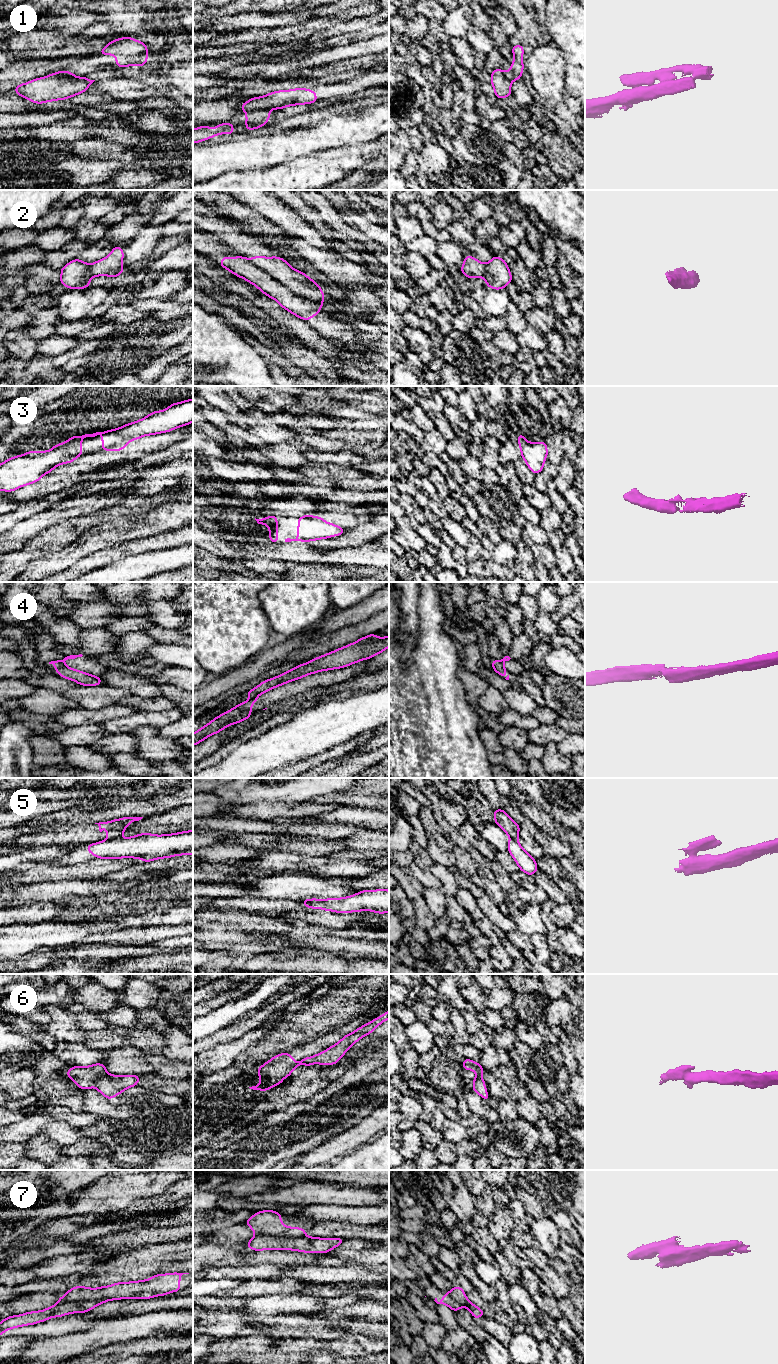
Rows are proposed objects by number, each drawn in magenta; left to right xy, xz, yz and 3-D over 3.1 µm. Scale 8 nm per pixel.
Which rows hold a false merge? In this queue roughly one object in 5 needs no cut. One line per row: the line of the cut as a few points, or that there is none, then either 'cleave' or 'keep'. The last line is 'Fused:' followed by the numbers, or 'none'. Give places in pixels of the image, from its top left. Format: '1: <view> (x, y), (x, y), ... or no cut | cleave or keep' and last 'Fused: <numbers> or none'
1: xz (269, 109), (255, 109), (246, 112) | cleave
2: xz (249, 259), (257, 267), (268, 272), (295, 294), (321, 304) | cleave
3: no cut | keep
4: xz (257, 695), (252, 698) | cleave
5: xy (118, 837), (107, 840) | cleave
6: xy (105, 1074), (95, 1082) | cleave
7: xy (105, 1300), (72, 1300), (57, 1303) | cleave
Fused: 1, 2, 4, 5, 6, 7

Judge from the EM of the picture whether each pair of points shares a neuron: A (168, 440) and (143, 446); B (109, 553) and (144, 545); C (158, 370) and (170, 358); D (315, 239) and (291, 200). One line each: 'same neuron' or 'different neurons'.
A: same neuron
B: same neuron
C: same neuron
D: different neurons

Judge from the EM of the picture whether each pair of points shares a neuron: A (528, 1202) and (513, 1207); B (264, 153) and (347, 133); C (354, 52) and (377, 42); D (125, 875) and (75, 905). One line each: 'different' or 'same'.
A: different
B: same
C: same
D: different

